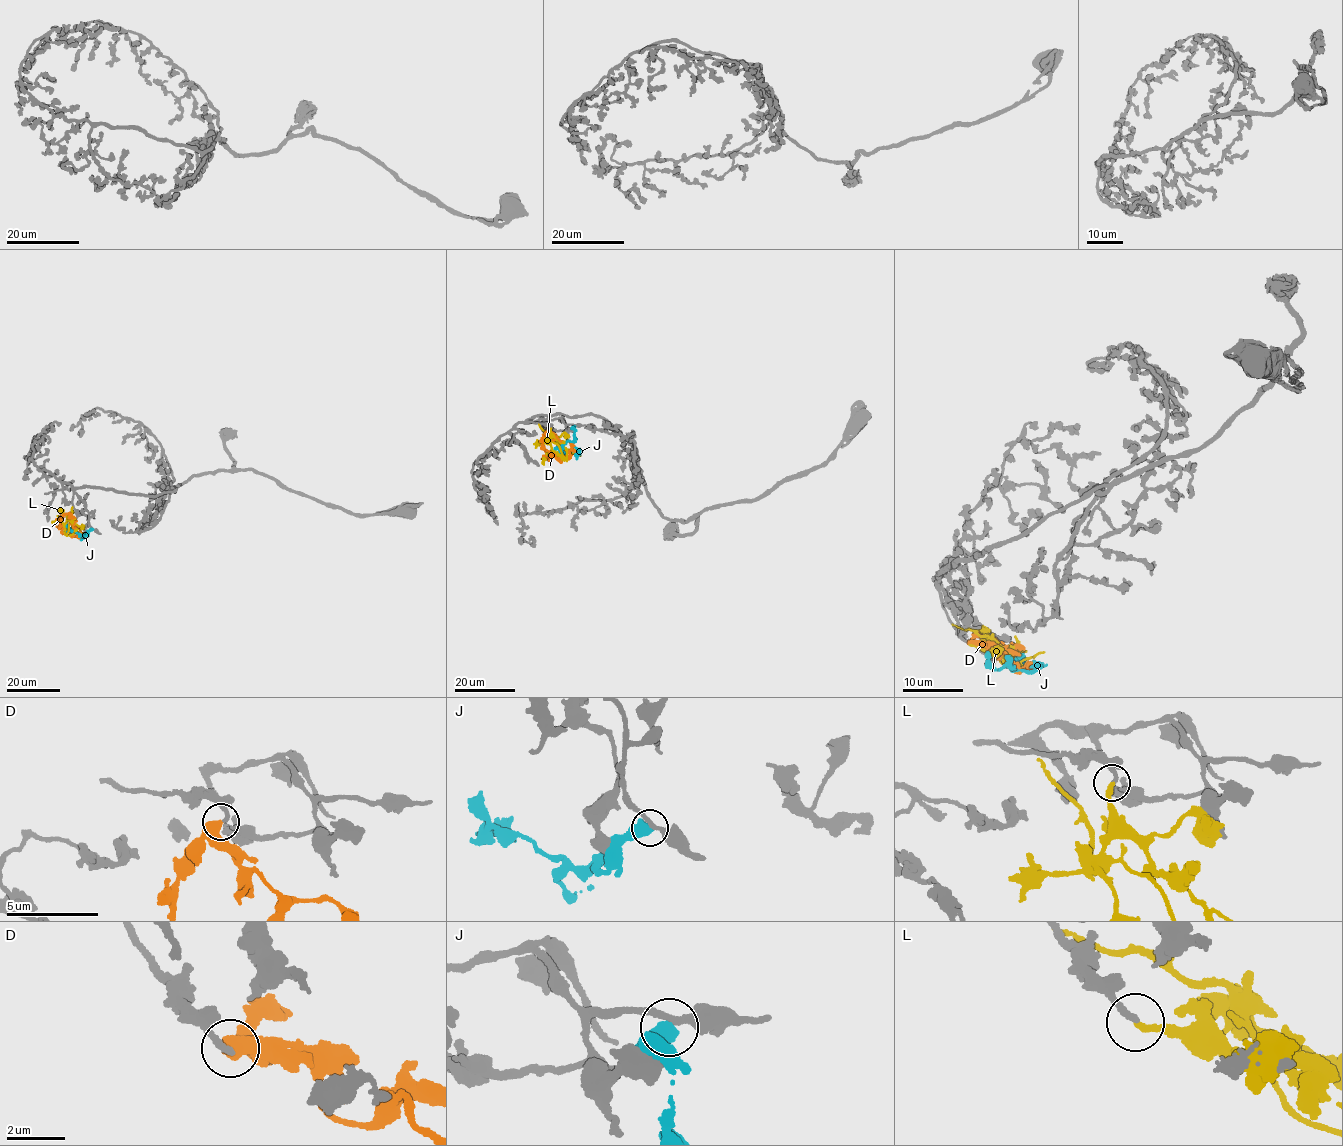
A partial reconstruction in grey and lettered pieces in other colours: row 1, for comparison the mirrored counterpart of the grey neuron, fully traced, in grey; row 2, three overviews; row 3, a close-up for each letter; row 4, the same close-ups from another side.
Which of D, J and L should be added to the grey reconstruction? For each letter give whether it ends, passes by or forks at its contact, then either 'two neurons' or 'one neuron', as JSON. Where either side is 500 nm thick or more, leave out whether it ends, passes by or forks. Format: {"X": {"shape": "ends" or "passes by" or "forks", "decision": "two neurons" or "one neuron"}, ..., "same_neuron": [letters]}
{"D": {"shape": "passes by", "decision": "one neuron"}, "J": {"decision": "two neurons"}, "L": {"shape": "ends", "decision": "two neurons"}, "same_neuron": ["D"]}

